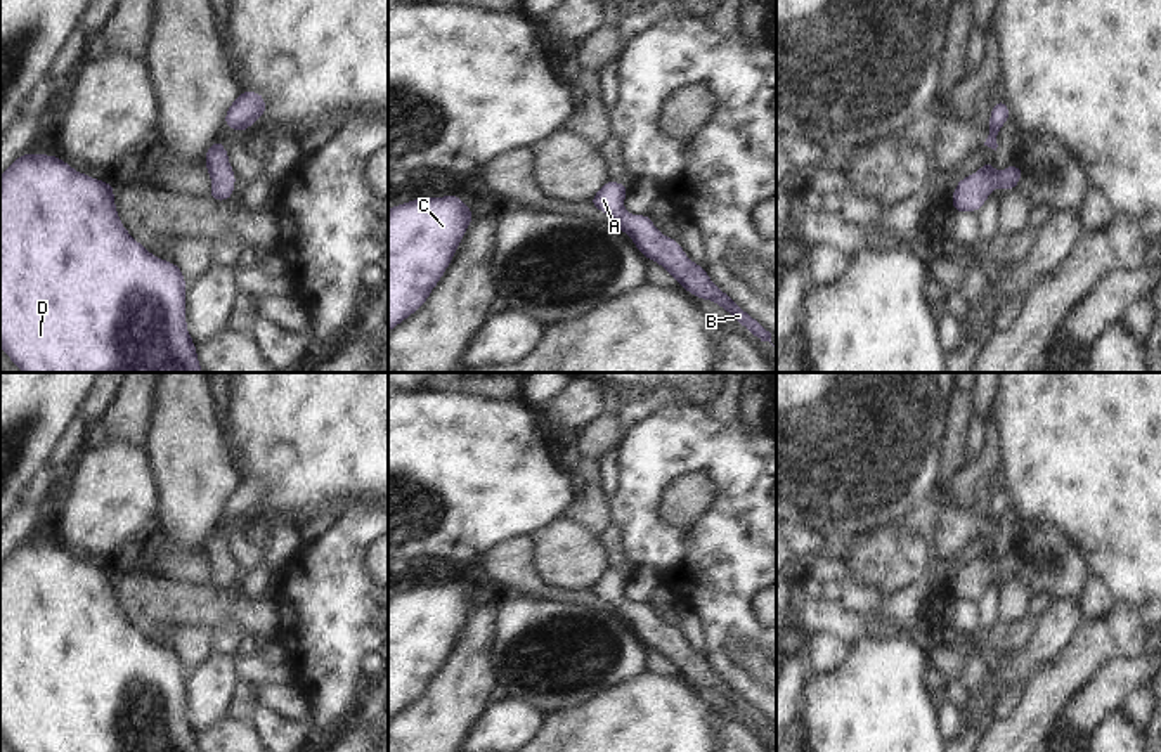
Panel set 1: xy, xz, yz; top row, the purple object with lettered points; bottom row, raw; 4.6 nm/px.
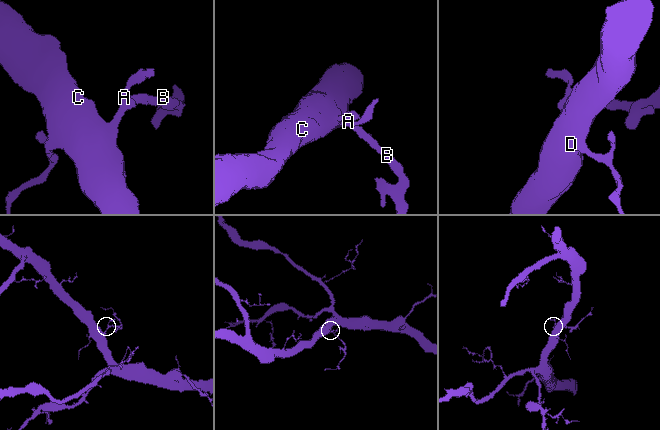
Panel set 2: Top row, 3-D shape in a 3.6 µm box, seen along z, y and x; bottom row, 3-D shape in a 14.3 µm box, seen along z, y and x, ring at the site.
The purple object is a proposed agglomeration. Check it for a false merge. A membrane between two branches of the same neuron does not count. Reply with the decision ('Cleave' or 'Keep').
Keep

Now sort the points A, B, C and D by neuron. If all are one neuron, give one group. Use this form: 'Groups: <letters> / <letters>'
Groups: A B C D

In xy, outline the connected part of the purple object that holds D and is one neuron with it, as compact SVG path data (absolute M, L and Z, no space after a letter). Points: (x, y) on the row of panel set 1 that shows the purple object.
M23 152L0 175L0 348L23 373L203 373L187 331L182 269L135 241L118 217L114 185L73 170L62 158Z

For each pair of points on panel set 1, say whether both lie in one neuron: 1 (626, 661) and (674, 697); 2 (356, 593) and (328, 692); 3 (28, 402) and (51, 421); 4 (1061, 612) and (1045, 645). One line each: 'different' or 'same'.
1: different
2: same
3: same
4: same

